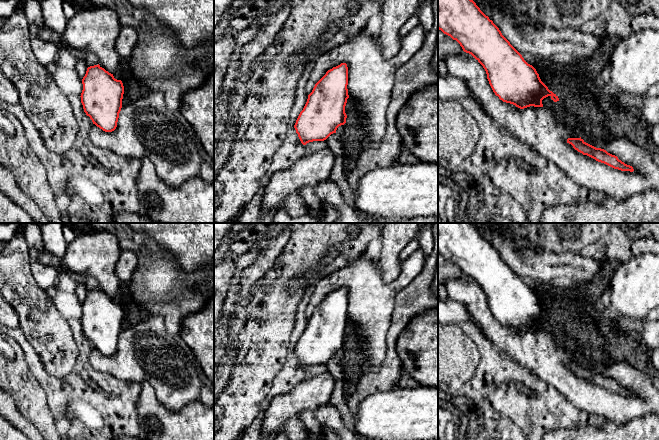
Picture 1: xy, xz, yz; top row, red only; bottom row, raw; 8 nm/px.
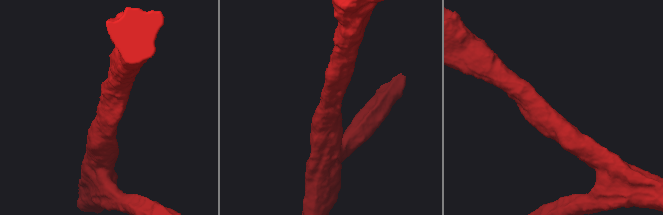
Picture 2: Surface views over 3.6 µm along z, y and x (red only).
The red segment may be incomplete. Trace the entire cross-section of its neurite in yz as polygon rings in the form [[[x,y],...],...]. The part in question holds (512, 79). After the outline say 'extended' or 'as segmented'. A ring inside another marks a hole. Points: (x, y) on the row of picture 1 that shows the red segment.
[[[438,0],[438,29],[456,40],[464,52],[471,54],[483,66],[493,92],[503,102],[524,109],[530,106],[543,107],[542,100],[548,96],[554,102],[559,101],[558,96],[541,81],[536,69],[524,60],[522,55],[510,44],[499,28],[480,10],[473,0]]] | as segmented

